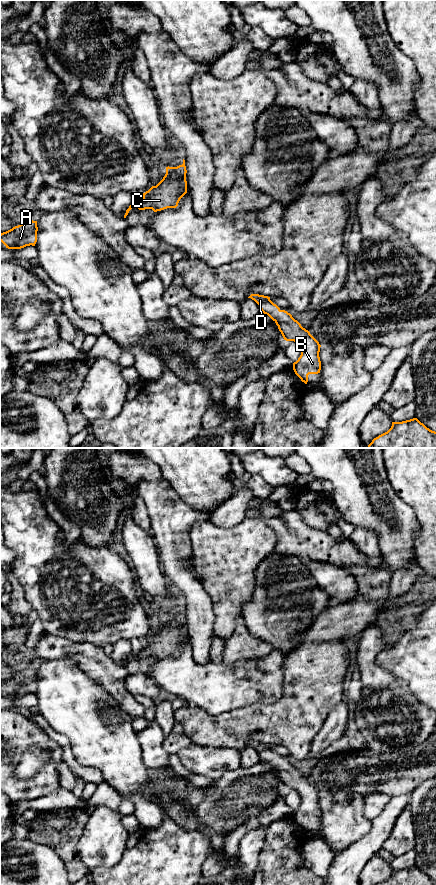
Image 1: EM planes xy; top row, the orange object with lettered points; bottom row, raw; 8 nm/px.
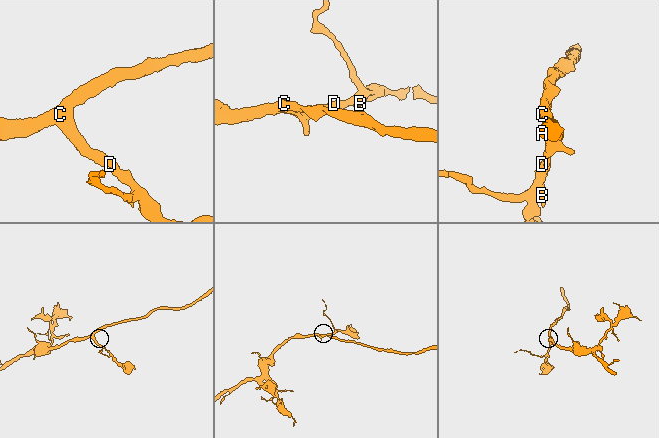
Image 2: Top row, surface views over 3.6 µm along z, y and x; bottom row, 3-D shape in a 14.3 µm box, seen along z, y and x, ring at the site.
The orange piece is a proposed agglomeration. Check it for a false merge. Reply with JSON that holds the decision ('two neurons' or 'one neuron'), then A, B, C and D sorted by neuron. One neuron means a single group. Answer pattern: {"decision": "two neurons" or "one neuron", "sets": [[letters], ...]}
{"decision": "one neuron", "sets": [["A", "B", "C", "D"]]}

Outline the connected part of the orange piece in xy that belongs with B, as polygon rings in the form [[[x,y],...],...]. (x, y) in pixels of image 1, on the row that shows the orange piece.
[[[251,294],[248,298],[254,300],[261,311],[268,315],[278,326],[284,340],[294,341],[301,348],[301,355],[293,363],[293,370],[302,382],[307,384],[309,374],[318,374],[321,370],[321,361],[319,357],[319,342],[295,320],[290,313],[281,310],[274,304],[270,297]]]

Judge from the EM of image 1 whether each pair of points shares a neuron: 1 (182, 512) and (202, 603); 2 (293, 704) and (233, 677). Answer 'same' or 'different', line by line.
1: same
2: different

